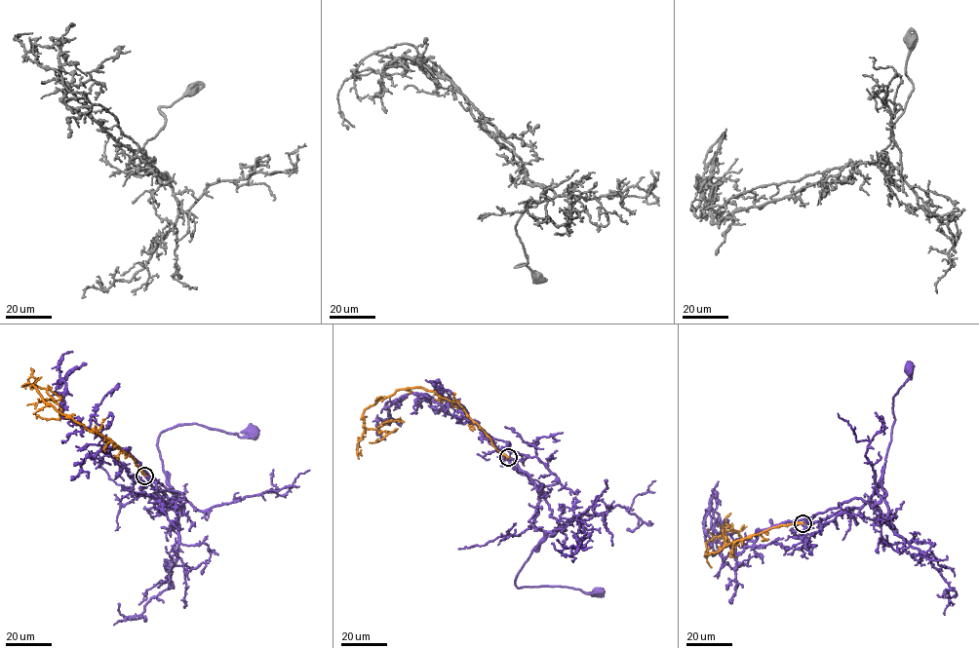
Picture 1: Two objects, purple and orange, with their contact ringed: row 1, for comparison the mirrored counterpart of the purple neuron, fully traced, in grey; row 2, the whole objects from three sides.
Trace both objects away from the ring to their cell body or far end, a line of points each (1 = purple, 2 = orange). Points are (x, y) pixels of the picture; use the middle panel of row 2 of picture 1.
1: (508, 457), (534, 483), (539, 495), (533, 521), (544, 534), (514, 584), (597, 591)
2: (508, 457), (456, 402), (422, 388), (398, 390), (365, 409), (365, 428), (402, 421), (377, 427)

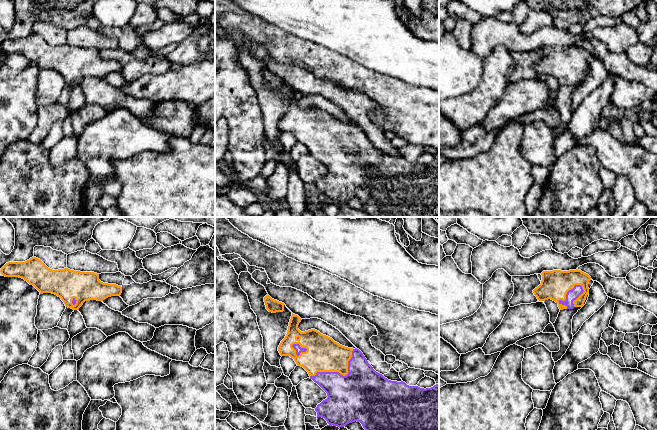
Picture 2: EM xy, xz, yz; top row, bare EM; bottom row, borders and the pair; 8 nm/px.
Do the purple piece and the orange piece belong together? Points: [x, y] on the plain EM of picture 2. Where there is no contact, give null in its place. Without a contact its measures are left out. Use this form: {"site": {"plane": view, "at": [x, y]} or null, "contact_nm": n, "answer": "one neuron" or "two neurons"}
{"site": {"plane": "yz", "at": [567, 69]}, "contact_nm": 240, "answer": "one neuron"}

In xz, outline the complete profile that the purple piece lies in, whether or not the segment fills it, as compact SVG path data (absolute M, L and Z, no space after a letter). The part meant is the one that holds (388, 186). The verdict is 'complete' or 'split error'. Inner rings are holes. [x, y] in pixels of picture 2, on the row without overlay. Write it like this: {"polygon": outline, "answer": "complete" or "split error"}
{"polygon": "M292 89L287 110L281 117L278 127L281 132L290 132L298 142L303 143L310 155L326 169L327 174L317 181L317 193L324 194L329 201L344 203L352 198L360 198L372 217L439 217L439 161L431 164L409 162L405 158L391 157L376 148L368 139L363 129L355 124L348 124L315 105L301 108L298 91Z", "answer": "split error"}

